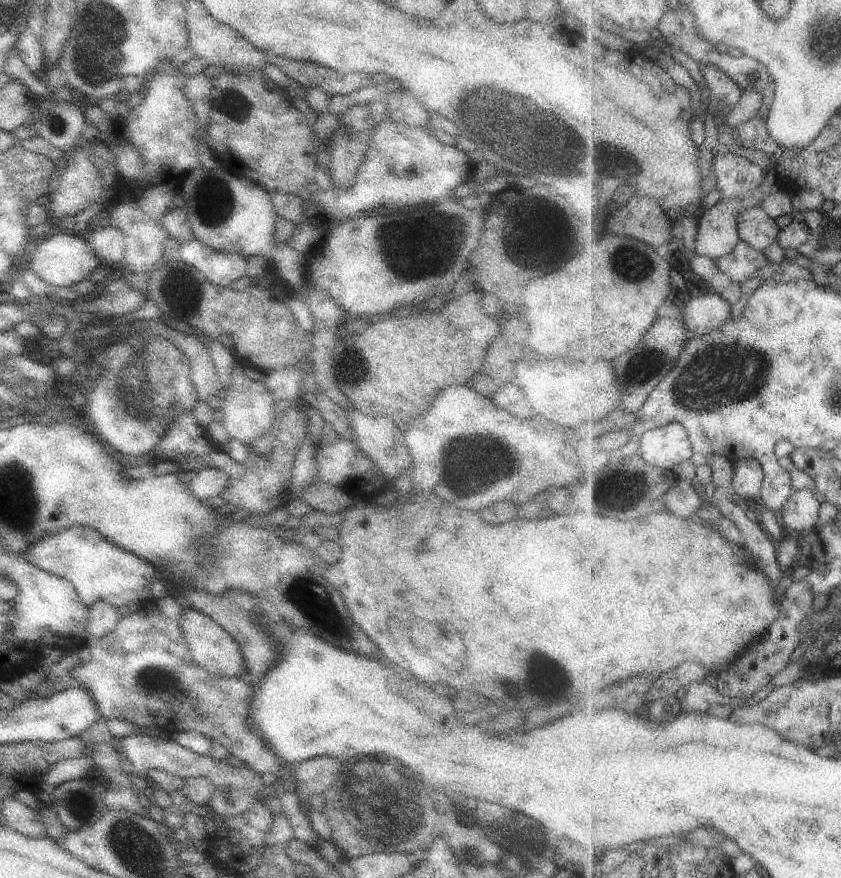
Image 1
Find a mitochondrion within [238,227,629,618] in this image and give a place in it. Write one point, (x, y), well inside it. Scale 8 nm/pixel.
(472, 454)

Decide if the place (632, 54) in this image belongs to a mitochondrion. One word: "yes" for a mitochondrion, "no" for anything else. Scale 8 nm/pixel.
no

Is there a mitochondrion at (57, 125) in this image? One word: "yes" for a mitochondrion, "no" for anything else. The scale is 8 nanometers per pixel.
no

